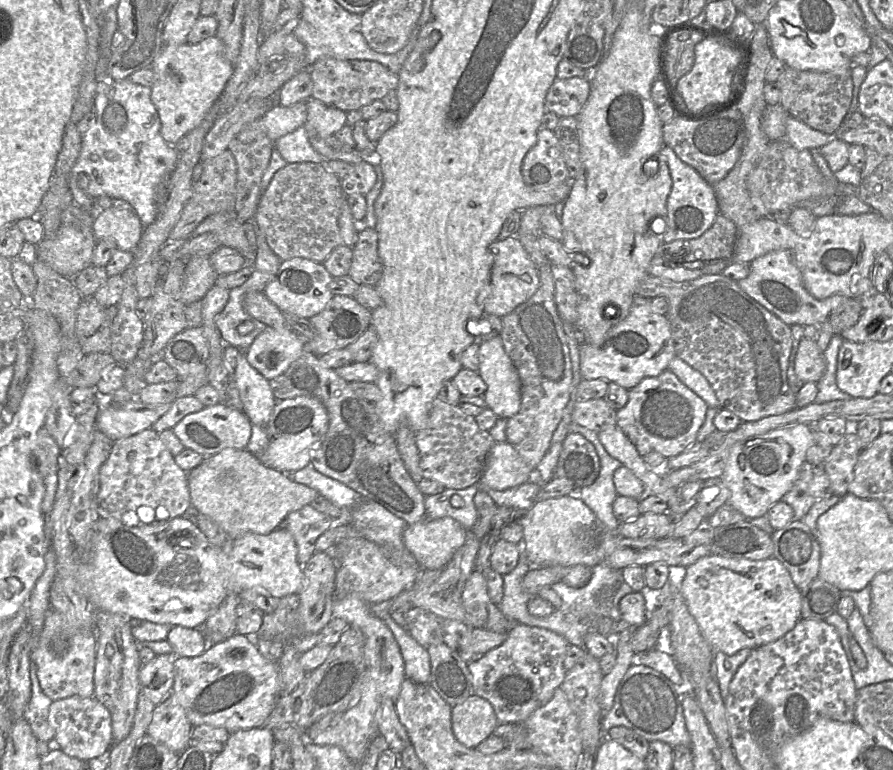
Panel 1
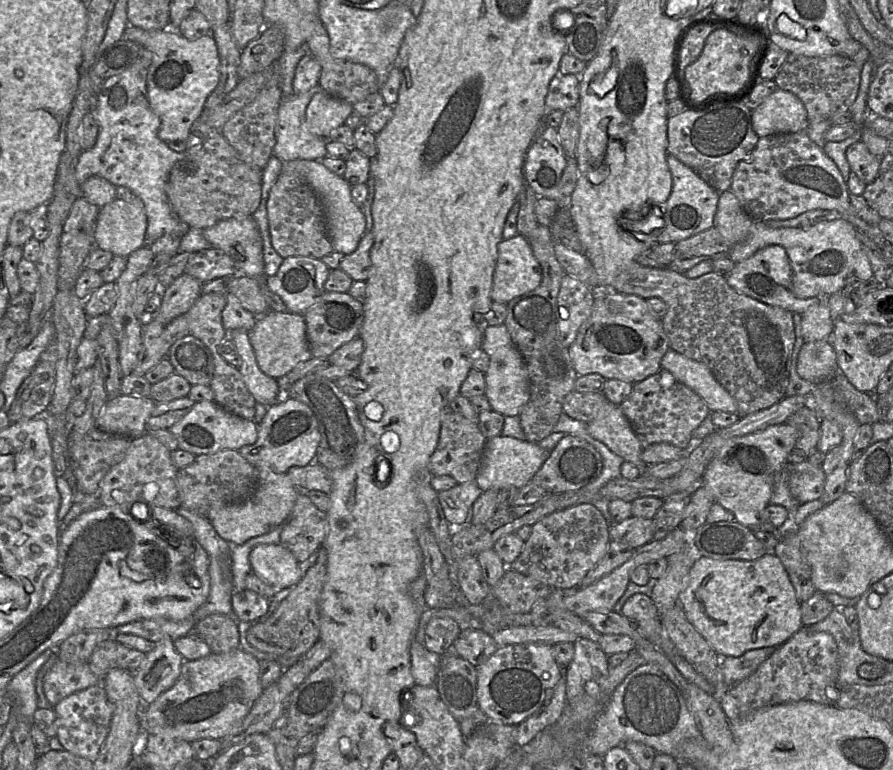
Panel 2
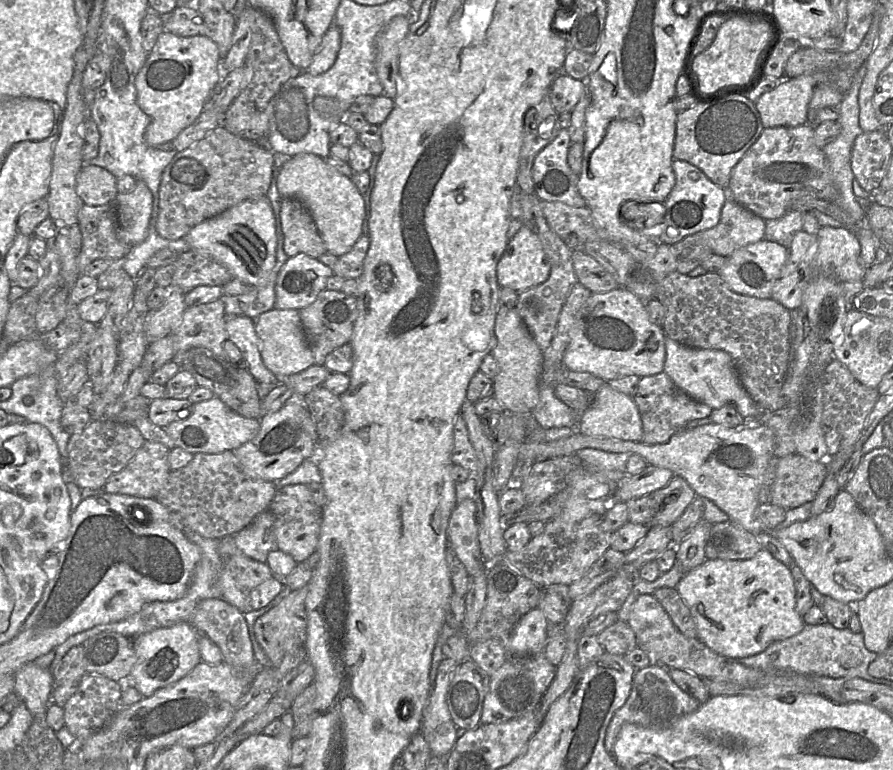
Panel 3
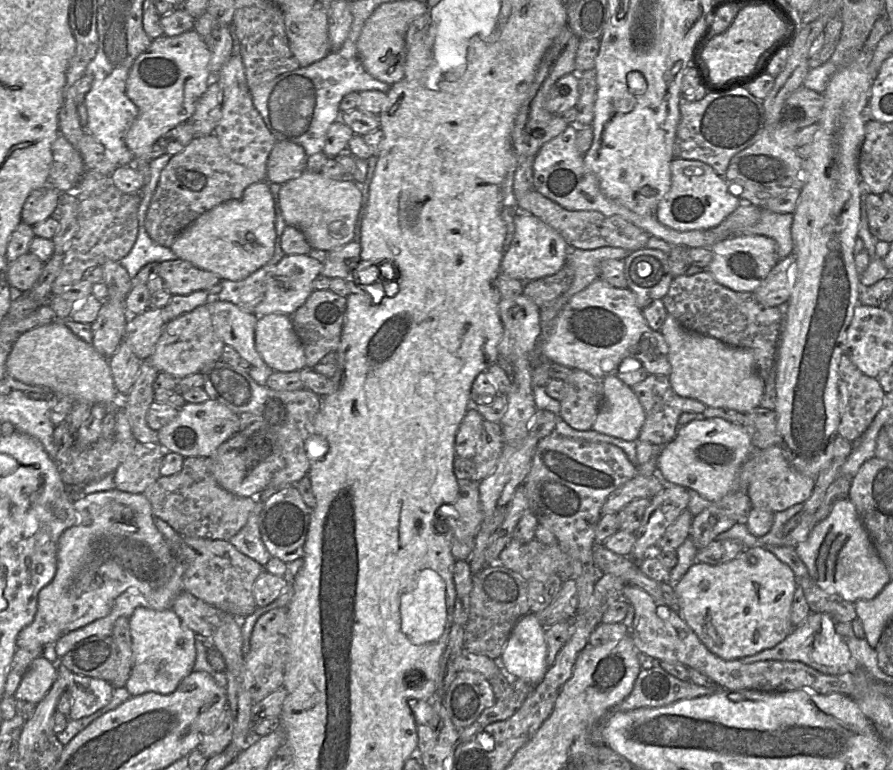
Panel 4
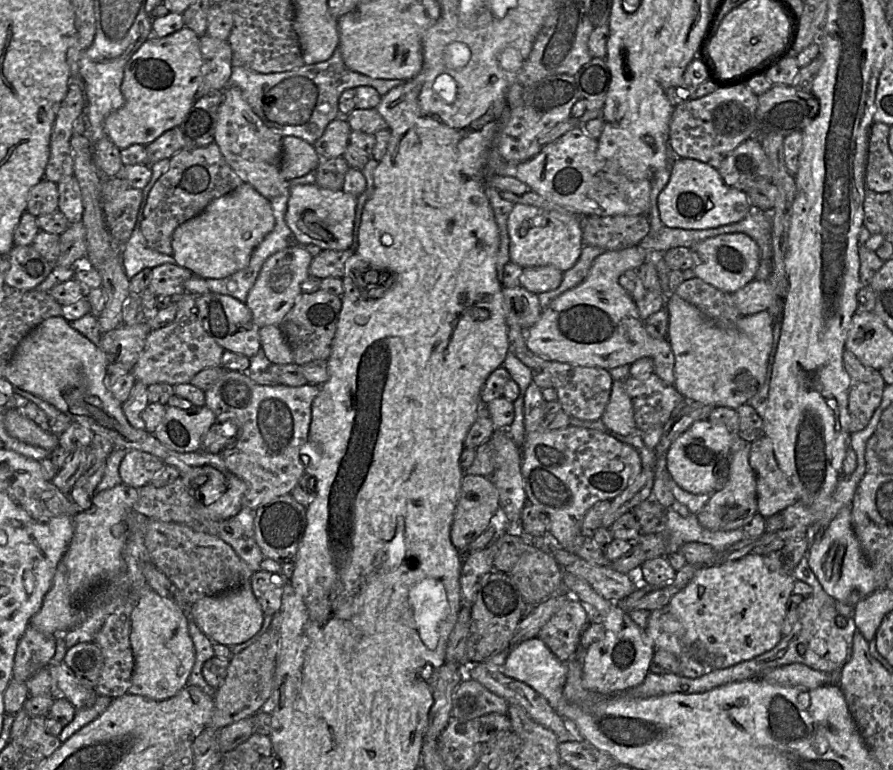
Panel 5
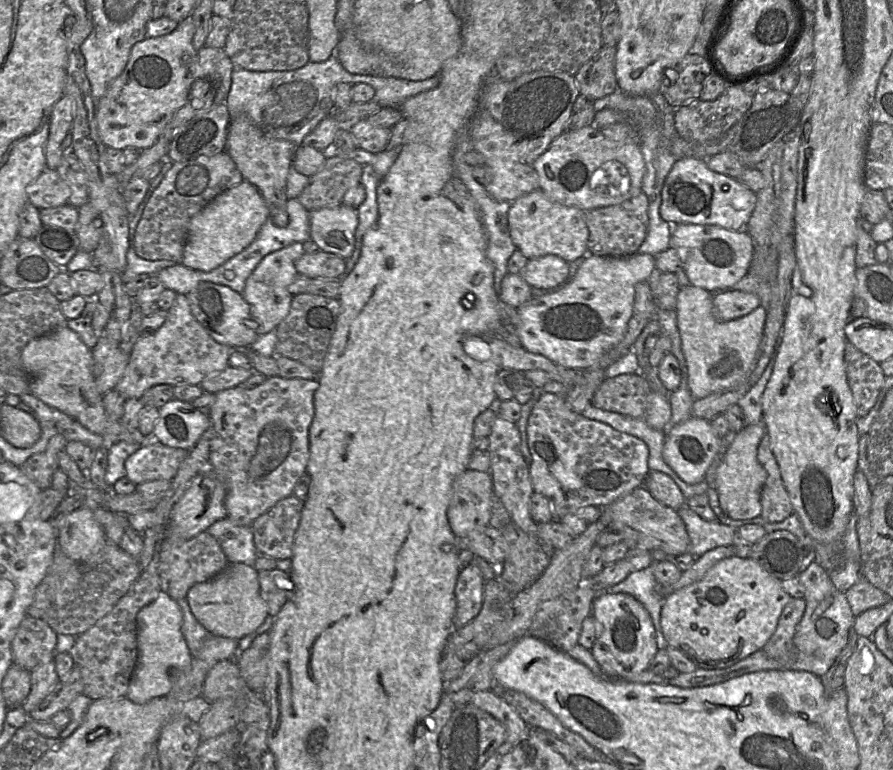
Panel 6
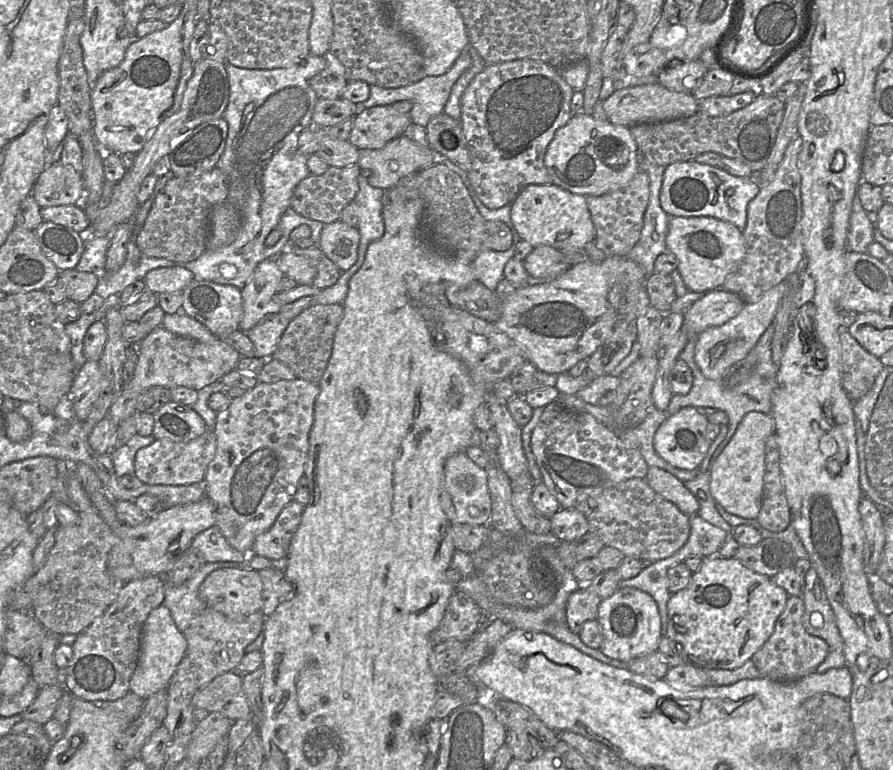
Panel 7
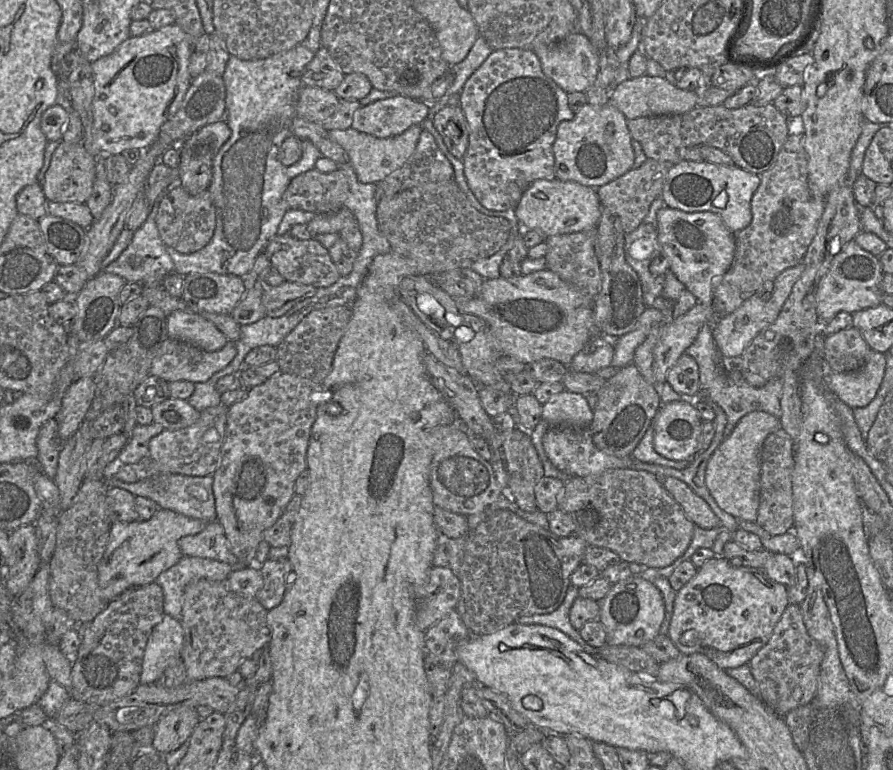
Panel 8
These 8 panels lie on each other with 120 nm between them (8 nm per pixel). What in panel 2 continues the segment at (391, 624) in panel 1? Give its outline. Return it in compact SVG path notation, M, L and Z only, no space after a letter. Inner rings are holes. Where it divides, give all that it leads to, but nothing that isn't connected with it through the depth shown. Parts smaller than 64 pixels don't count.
M414 636L410 647L410 659L415 685L435 686L440 656L429 652Z

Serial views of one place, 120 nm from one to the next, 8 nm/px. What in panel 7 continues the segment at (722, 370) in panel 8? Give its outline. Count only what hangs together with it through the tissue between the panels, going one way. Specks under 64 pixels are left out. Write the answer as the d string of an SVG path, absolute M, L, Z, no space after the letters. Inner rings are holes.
M771 323L771 325L765 330L765 332L760 337L759 341L751 349L748 355L731 368L729 375L733 374L739 368L752 368L752 375L746 381L735 386L730 386L727 384L729 375L721 380L711 380L703 375L703 373L701 372L701 370L695 362L696 338L691 338L686 344L685 348L680 353L679 359L685 361L693 373L693 385L690 392L686 395L673 393L666 412L668 416L671 416L677 413L680 409L691 406L697 409L720 409L727 413L729 417L728 433L725 439L714 452L713 462L721 454L723 449L732 439L739 423L747 413L752 411L758 411L764 414L771 414L771 396L776 385L776 376L778 372L778 368L773 362L772 358L773 337L774 327L773 323Z

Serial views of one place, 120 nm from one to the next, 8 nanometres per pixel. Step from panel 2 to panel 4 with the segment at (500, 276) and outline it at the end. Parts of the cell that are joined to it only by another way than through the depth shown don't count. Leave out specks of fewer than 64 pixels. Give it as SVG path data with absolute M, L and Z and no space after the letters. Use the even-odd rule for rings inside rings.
M520 211L514 219L515 231L501 262L501 272L521 282L556 274L567 261L570 247L565 239L538 217Z

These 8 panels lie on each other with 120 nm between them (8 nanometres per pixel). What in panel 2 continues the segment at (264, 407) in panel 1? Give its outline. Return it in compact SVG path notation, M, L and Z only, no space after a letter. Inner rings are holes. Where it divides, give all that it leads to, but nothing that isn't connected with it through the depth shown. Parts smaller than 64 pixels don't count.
M235 329L228 332L227 338L232 339L237 347L241 357L239 371L256 403L269 407L279 401L278 381L263 373L259 368L250 342L250 332L244 329Z

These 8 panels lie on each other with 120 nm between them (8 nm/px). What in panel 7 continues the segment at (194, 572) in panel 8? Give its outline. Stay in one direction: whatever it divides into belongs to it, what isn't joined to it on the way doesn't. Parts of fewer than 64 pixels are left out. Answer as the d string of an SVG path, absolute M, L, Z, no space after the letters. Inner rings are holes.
M205 562L200 569L181 585L172 585L167 582L163 604L170 610L171 615L183 633L192 621L206 608L199 589L205 578L214 570L225 567L248 566L247 562Z

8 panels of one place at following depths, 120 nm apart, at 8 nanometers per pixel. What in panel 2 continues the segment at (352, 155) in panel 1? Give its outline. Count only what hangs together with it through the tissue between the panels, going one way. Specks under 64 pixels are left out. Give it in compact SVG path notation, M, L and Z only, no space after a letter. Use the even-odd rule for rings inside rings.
M326 92L316 93L306 109L306 122L316 136L328 140L331 132L345 124L354 111L354 105L335 98Z

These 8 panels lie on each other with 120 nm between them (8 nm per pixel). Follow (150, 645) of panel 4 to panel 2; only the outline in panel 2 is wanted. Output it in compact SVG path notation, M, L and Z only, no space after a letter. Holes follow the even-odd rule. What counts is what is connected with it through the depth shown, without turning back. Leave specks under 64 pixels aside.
M171 639L157 642L135 672L136 686L146 705L171 688L181 675L185 659L176 650L174 642Z

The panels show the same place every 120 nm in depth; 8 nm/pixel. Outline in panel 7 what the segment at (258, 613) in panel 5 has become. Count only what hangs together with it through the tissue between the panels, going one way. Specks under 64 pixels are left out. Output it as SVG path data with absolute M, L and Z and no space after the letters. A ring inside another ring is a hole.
M225 567L212 571L200 586L199 593L206 607L221 612L233 620L262 612L262 579L257 570L243 567Z

